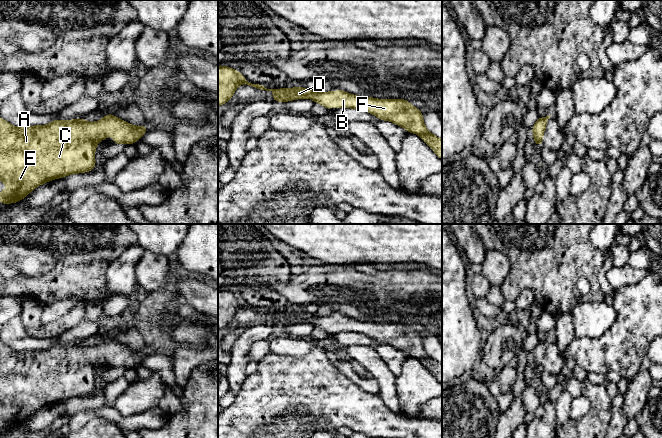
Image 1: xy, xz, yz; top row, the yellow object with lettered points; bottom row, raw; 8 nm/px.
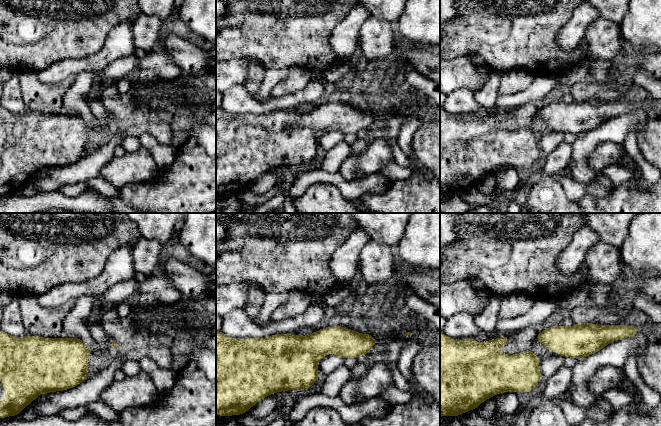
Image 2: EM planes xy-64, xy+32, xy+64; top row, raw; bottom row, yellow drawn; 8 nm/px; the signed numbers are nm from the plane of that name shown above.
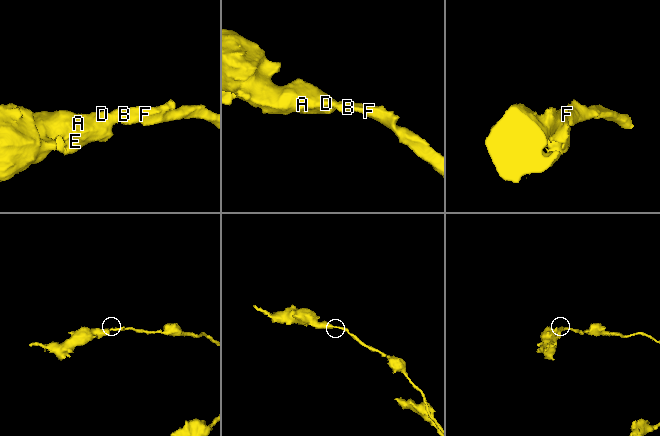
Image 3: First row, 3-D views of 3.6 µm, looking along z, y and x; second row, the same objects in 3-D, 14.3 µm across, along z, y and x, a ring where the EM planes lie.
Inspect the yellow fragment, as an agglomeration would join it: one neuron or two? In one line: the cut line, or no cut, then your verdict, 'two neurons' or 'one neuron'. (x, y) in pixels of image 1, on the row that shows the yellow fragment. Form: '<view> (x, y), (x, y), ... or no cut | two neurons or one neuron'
no cut | one neuron

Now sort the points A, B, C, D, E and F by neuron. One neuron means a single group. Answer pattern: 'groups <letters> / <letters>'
groups A B C D E F

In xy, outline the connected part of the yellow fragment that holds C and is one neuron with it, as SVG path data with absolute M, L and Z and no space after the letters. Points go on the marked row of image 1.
M106 114L97 122L83 118L55 119L48 125L29 127L15 127L0 116L0 182L7 184L6 190L0 190L0 204L22 201L36 187L48 181L92 171L96 167L95 149L101 140L112 135L116 145L133 145L148 128L147 125L131 125L113 114Z

